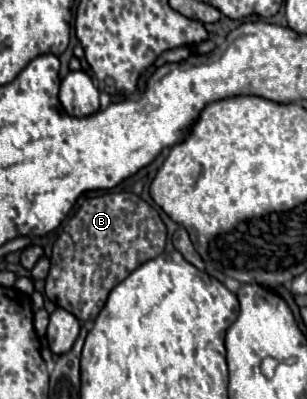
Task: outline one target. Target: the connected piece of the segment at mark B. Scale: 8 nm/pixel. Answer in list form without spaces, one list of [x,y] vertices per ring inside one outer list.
[[[108,192],[88,198],[66,222],[54,242],[46,296],[74,314],[80,322],[94,322],[104,308],[110,290],[140,264],[160,256],[166,248],[166,226],[160,214],[130,192]]]

